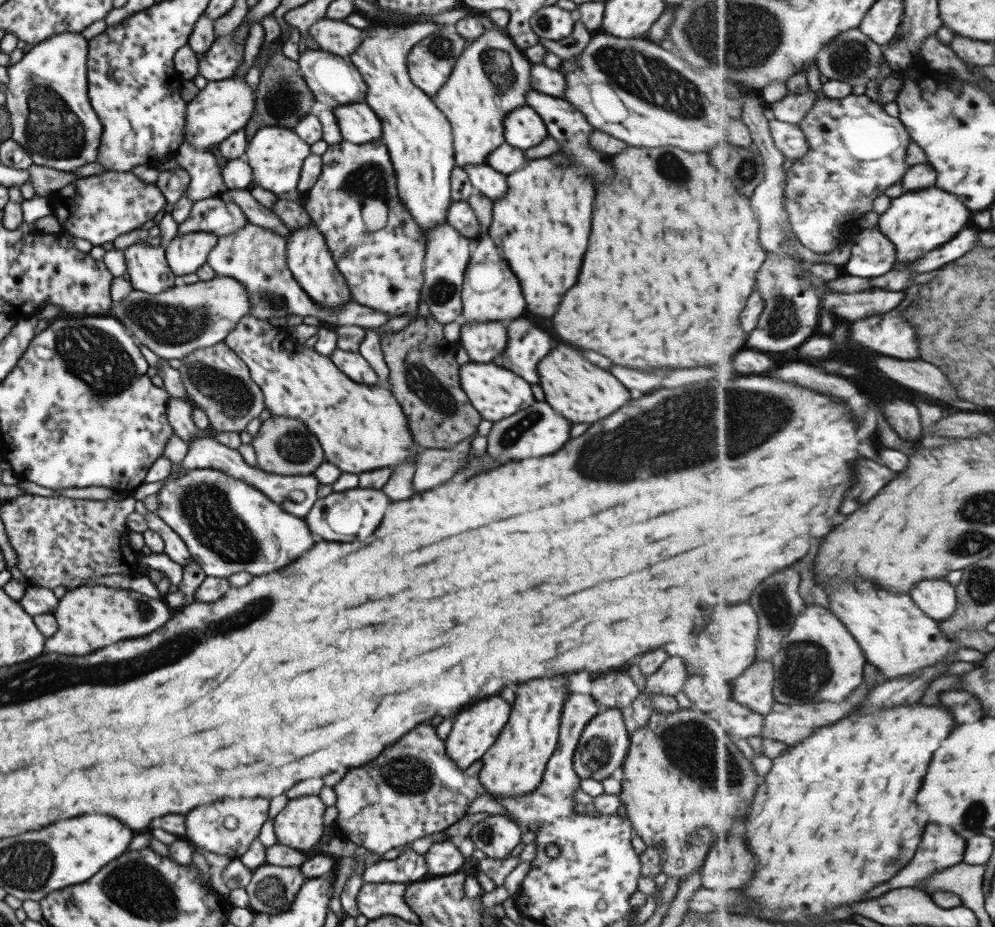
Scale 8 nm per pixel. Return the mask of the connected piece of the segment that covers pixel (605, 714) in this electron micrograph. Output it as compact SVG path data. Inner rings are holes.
M605 708L589 720L584 728L573 756L573 767L580 779L604 780L622 767L625 762L630 740L619 708Z

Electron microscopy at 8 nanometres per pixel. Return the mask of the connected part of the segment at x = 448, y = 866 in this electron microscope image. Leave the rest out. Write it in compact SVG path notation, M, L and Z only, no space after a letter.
M453 839L436 842L428 849L425 856L430 877L456 873L464 863L464 856Z

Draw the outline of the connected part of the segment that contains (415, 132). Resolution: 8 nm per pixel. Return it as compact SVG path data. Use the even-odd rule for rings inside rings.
M375 21L366 26L364 40L356 48L356 52L347 57L360 72L367 84L367 93L364 102L380 117L382 121L382 136L388 148L390 160L395 169L395 182L400 202L414 222L420 226L420 231L426 236L433 229L447 222L448 212L453 199L451 198L451 173L456 165L454 160L454 146L452 146L452 126L442 110L432 102L432 97L422 92L408 74L408 51L423 38L430 36L434 30L442 30L444 25L432 21L406 23L405 25L391 26Z

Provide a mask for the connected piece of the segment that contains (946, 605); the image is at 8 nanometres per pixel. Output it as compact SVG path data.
M948 579L924 580L910 594L926 613L942 623L950 620L960 608L956 588Z

